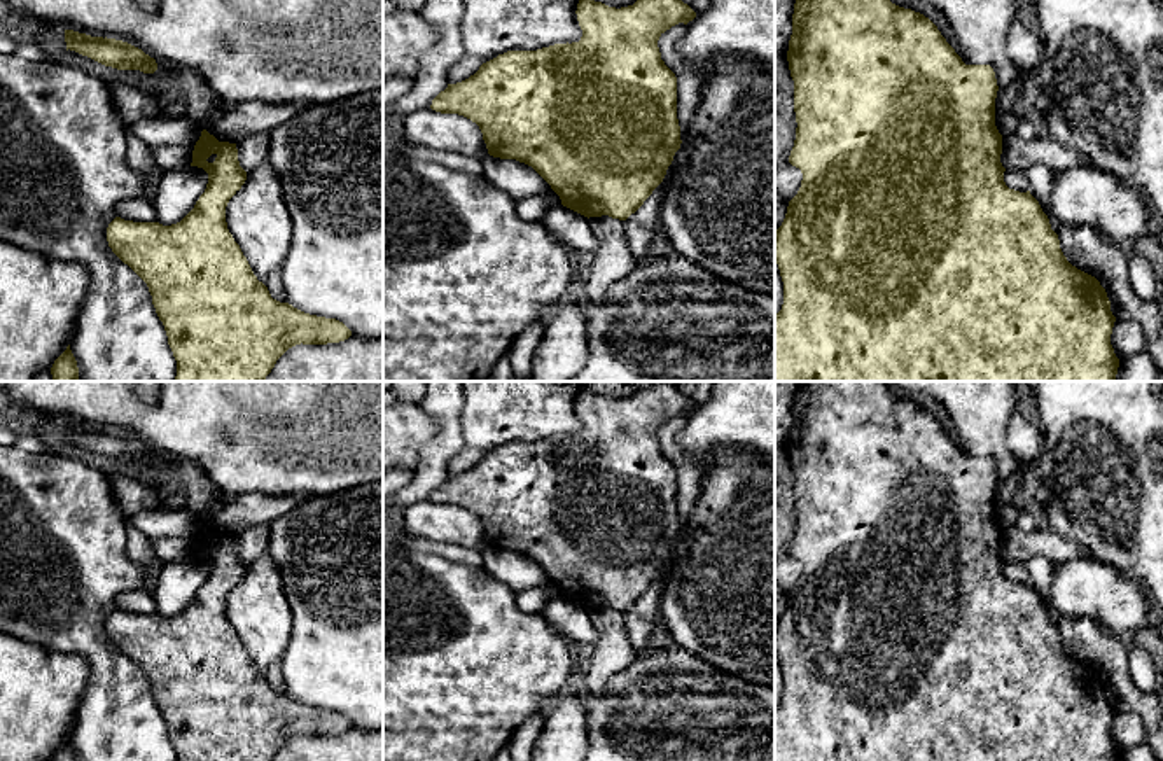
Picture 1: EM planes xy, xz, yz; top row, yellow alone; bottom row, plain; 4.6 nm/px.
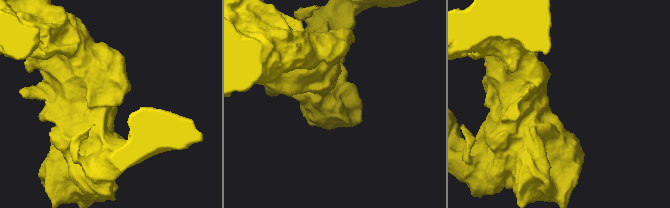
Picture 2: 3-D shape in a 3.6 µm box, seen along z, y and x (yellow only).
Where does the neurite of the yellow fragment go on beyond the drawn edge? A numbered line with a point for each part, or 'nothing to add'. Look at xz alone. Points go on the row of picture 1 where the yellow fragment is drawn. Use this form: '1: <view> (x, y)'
nothing to add

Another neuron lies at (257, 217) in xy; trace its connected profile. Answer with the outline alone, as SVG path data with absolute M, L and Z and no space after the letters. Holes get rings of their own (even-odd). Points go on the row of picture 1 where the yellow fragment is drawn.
M268 159L247 173L241 189L229 199L226 222L259 282L282 269L292 245L292 217Z

